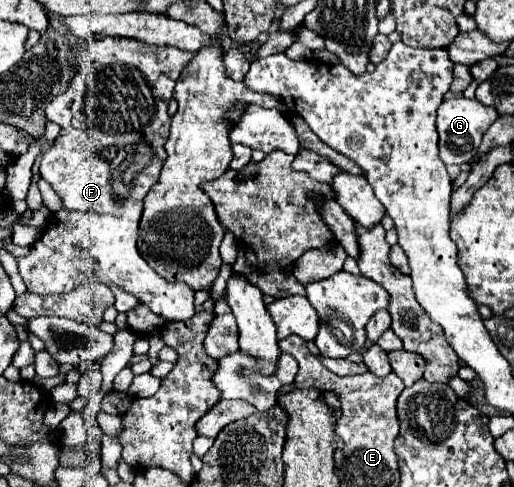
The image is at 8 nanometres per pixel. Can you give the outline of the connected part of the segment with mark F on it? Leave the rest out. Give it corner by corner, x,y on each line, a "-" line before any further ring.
105,37
89,43
81,67
71,79
67,91
57,95
57,99
53,99
45,109
47,119
61,125
61,133
43,153
41,177
51,183
53,191
63,201
63,207
53,213
53,221
31,245
29,255
17,259
19,273
29,293
67,293
83,281
101,281
105,285
117,285
125,293
135,295
155,315
161,315
167,321
185,321
193,317
193,289
185,287
185,283
167,283
161,279
137,251
143,197
157,183
167,157
163,149
169,137
167,103
173,97
175,81
191,57
191,51
145,45
137,39
125,37

